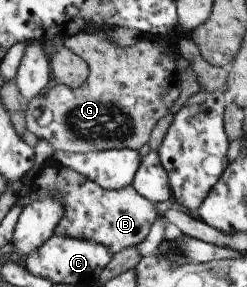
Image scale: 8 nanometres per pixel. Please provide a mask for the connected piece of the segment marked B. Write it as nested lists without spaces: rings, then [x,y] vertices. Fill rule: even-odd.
[[[52,157],[31,177],[29,189],[23,196],[16,195],[22,209],[33,201],[53,196],[65,207],[64,215],[54,230],[56,235],[96,242],[112,254],[142,243],[154,220],[162,216],[154,204],[142,197],[132,184],[117,190],[104,189],[81,173],[56,163]]]

